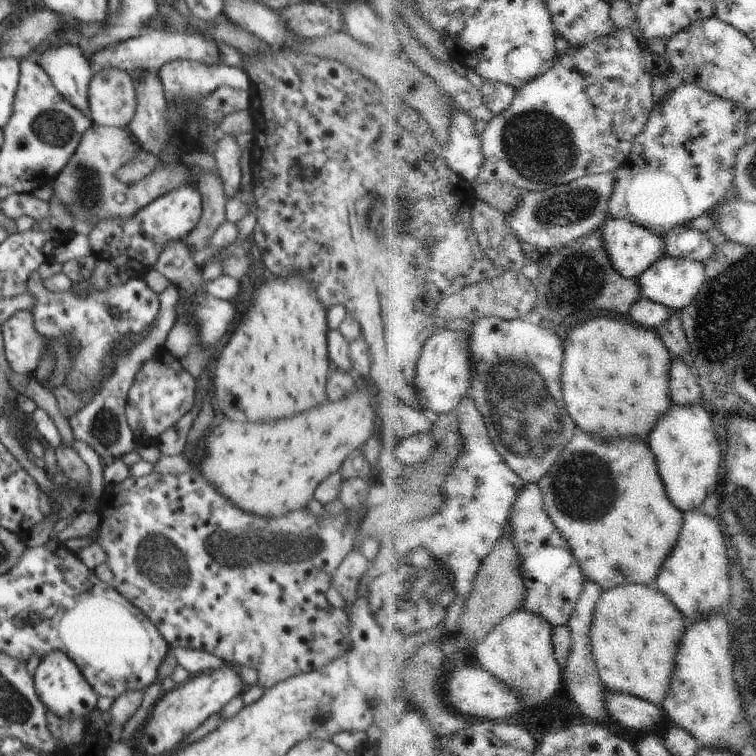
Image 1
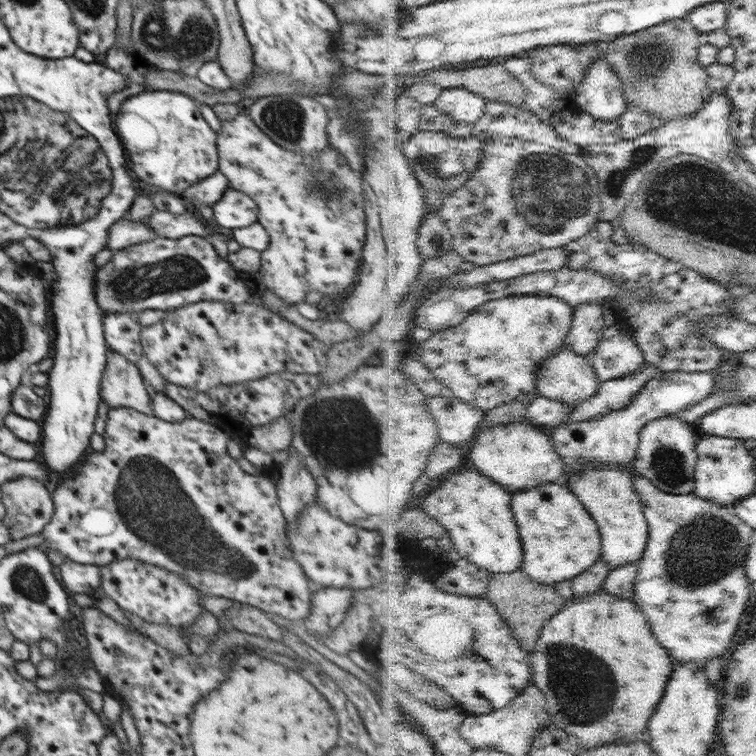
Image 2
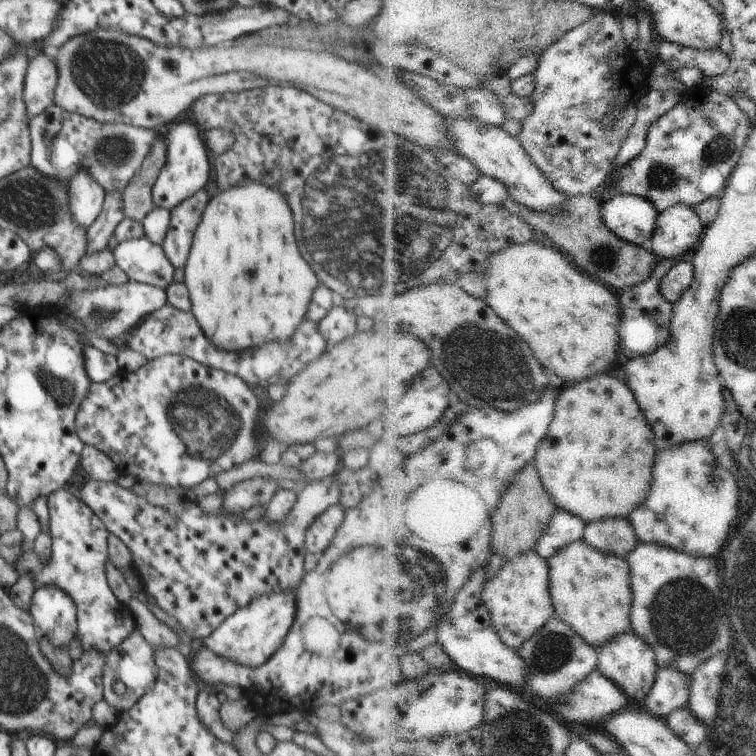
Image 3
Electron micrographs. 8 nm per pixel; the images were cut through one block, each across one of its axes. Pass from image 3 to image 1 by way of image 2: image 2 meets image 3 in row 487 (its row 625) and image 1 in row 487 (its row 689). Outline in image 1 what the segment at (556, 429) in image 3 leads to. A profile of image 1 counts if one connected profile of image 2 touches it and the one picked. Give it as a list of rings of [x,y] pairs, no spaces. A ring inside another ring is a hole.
[[[576,428],[576,438],[572,440],[572,444],[564,450],[558,462],[554,464],[554,467],[538,484],[544,492],[547,512],[567,542],[571,544],[572,551],[583,566],[588,581],[595,581],[602,584],[604,589],[608,591],[626,584],[635,584],[636,582],[640,582],[640,584],[652,584],[652,582],[656,582],[660,577],[664,564],[667,562],[669,555],[675,550],[676,544],[682,535],[685,512],[676,507],[676,504],[670,500],[667,484],[663,480],[663,475],[660,474],[659,459],[655,451],[651,448],[651,444],[640,442],[640,438],[622,438],[616,444],[608,444],[608,442],[602,442],[598,438],[598,434],[588,434],[582,428]]]

